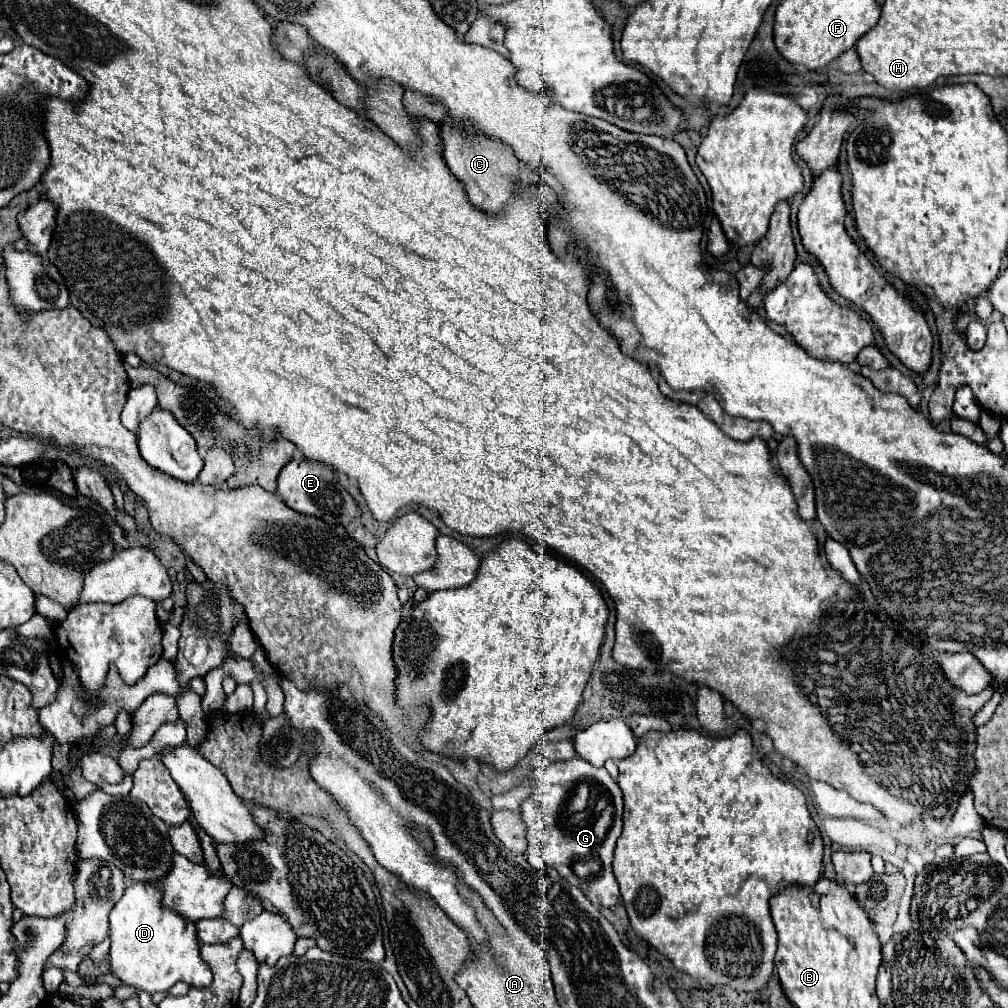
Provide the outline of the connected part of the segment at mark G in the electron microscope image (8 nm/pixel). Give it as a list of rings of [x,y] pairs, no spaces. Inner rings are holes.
[[[580,757],[548,765],[544,777],[532,785],[530,797],[522,801],[520,811],[528,827],[526,859],[534,869],[554,867],[570,885],[582,887],[584,895],[598,909],[612,909],[618,905],[620,891],[612,873],[612,855],[616,839],[622,833],[622,791],[604,767],[592,767]],[[576,785],[578,789],[588,789],[584,803],[576,801]],[[586,859],[596,859],[602,865],[594,881],[580,881],[574,875],[574,863]]]

